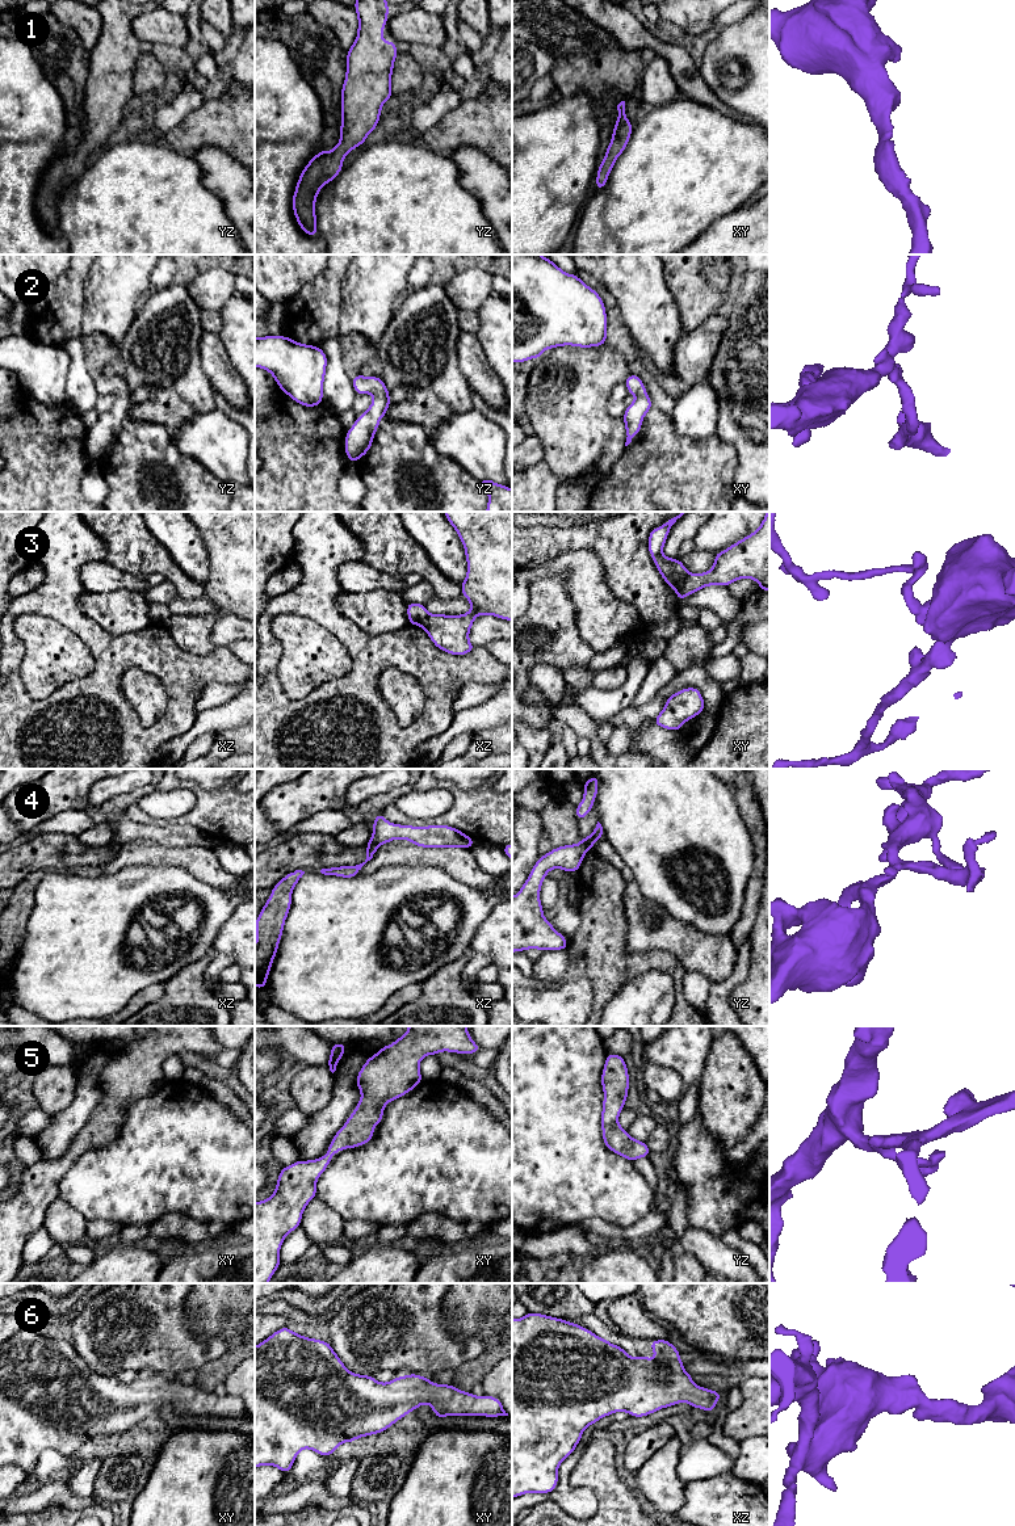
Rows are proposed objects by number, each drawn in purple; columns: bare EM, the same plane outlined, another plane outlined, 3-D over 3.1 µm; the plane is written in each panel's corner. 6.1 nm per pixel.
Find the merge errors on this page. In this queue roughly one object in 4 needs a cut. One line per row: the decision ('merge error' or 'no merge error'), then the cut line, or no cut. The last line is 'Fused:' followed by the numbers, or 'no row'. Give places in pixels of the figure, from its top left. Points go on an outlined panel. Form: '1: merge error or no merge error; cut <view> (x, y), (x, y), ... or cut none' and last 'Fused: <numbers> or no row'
1: no merge error; cut none
2: no merge error; cut none
3: merge error; cut xy (688, 572), (683, 584), (676, 591)
4: merge error; cut xz (372, 836), (378, 845)
5: no merge error; cut none
6: no merge error; cut none
Fused: 3, 4

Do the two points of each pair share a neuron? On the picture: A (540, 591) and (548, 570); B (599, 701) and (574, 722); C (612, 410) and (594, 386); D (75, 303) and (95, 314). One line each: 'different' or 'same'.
A: different
B: different
C: different
D: different

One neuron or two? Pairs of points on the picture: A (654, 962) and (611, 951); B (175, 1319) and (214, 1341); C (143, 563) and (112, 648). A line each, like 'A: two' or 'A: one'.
A: one
B: one
C: two

